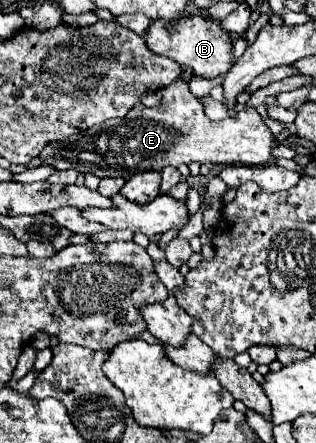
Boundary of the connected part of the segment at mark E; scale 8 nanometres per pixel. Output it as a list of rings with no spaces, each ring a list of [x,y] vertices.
[[[183,79],[173,81],[169,87],[163,87],[163,101],[159,107],[145,107],[137,103],[123,119],[105,121],[97,127],[85,131],[85,135],[73,135],[73,139],[65,139],[63,143],[51,143],[43,149],[41,157],[35,157],[27,167],[37,165],[53,165],[57,169],[75,169],[77,173],[95,173],[99,177],[117,177],[137,175],[139,171],[161,171],[165,165],[189,165],[191,161],[213,163],[213,165],[265,165],[271,163],[273,147],[277,147],[277,137],[265,125],[257,109],[243,109],[235,117],[227,117],[221,121],[213,121],[205,115],[203,103],[189,91],[189,85]]]

